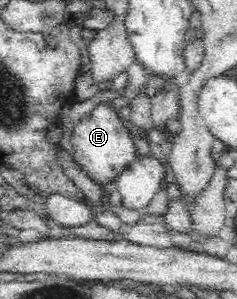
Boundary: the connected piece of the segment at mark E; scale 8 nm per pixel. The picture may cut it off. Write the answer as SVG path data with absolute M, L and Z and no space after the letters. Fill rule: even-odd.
M106 100L96 104L72 130L72 156L84 173L96 184L102 187L109 183L109 188L115 185L118 174L124 170L137 154L134 145L134 135L124 126L125 120L118 116L114 106Z

